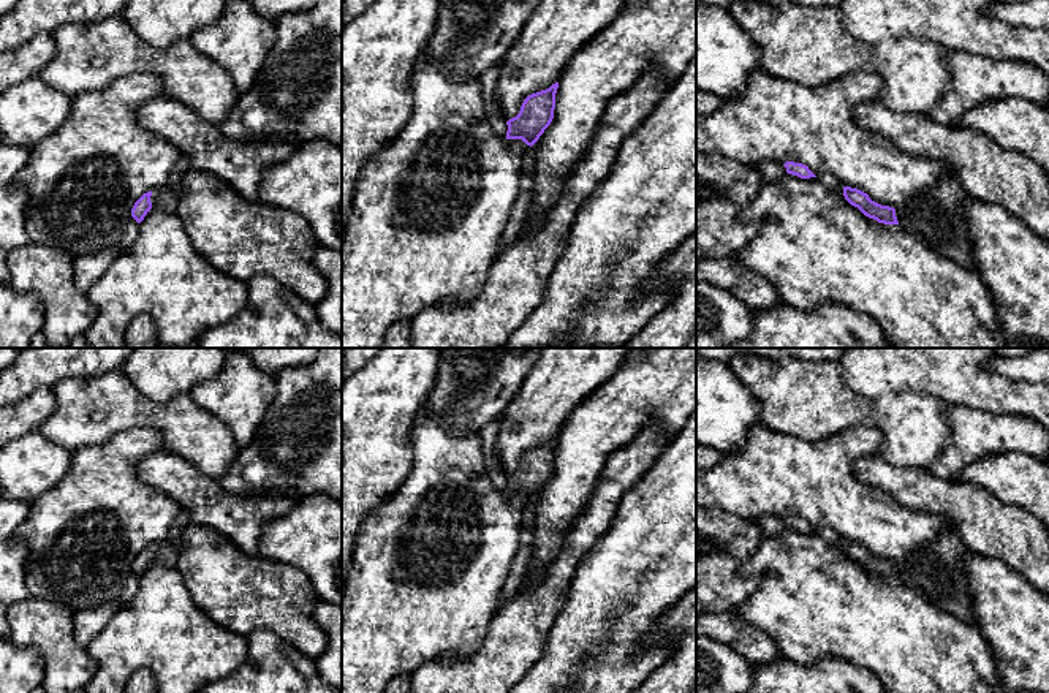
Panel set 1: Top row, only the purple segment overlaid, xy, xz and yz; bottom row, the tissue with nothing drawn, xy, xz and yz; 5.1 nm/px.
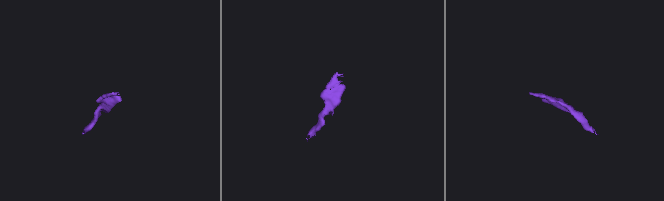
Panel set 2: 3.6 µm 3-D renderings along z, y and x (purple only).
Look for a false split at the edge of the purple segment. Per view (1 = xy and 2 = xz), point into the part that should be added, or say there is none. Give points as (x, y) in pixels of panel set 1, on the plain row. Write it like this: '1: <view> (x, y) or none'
1: xy (165, 552)
2: none

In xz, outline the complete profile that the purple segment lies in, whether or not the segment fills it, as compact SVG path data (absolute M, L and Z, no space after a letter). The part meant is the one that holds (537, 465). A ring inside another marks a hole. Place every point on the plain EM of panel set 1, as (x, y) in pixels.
M559 437L546 445L528 449L519 468L506 476L506 494L522 494L532 502L554 473L557 443Z

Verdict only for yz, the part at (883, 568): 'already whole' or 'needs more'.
needs more

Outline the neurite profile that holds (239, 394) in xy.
M228 351L220 372L195 384L191 399L228 424L239 448L255 437L277 392L275 375L264 372L244 353Z

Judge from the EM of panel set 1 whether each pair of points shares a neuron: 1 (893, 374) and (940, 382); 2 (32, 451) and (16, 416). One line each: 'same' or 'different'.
1: same
2: different

